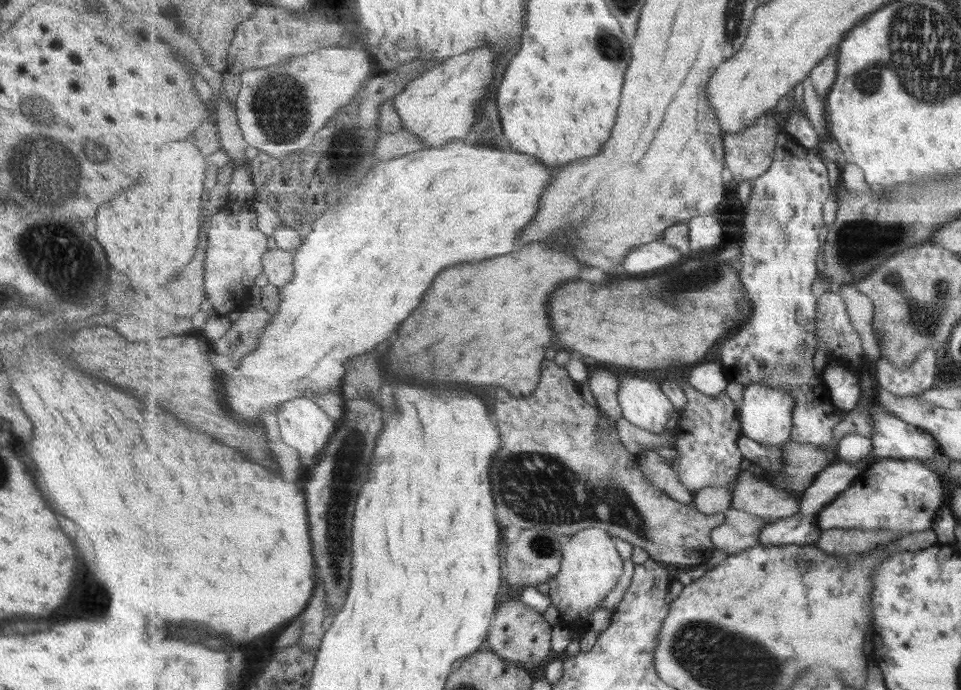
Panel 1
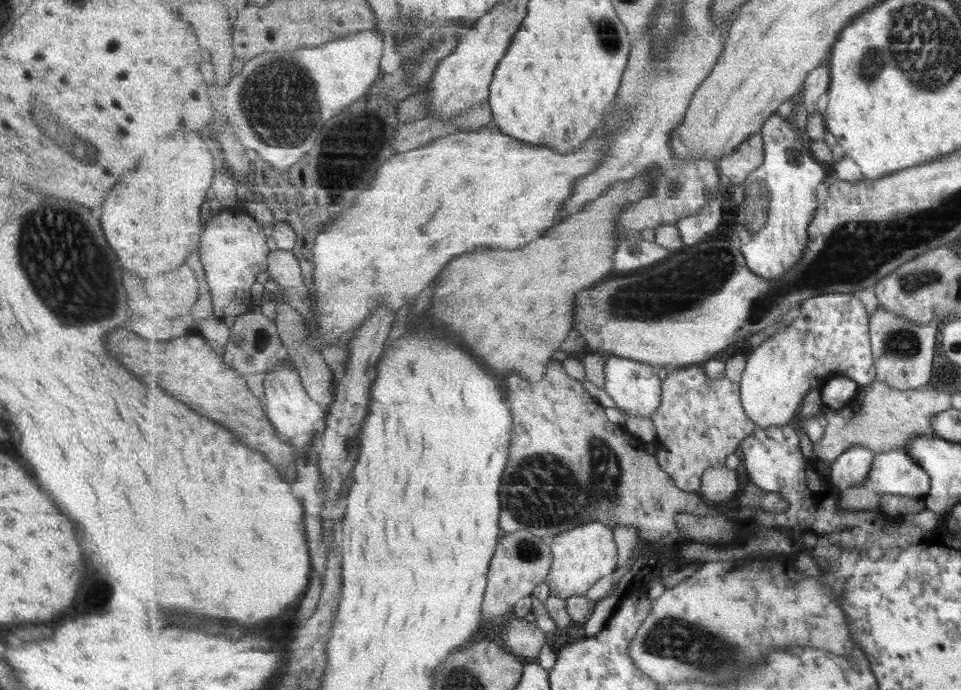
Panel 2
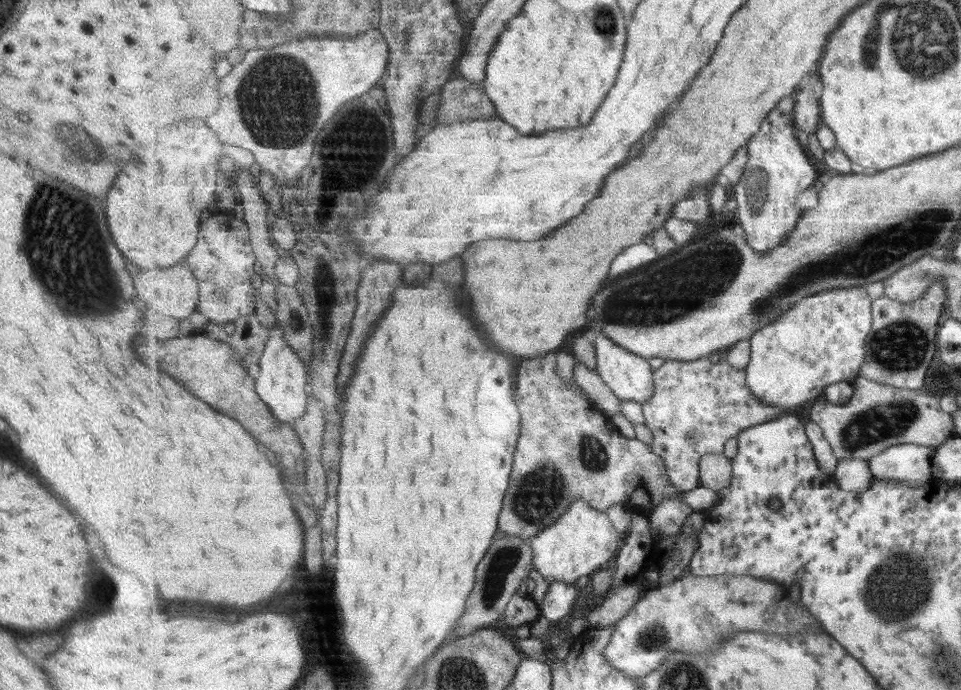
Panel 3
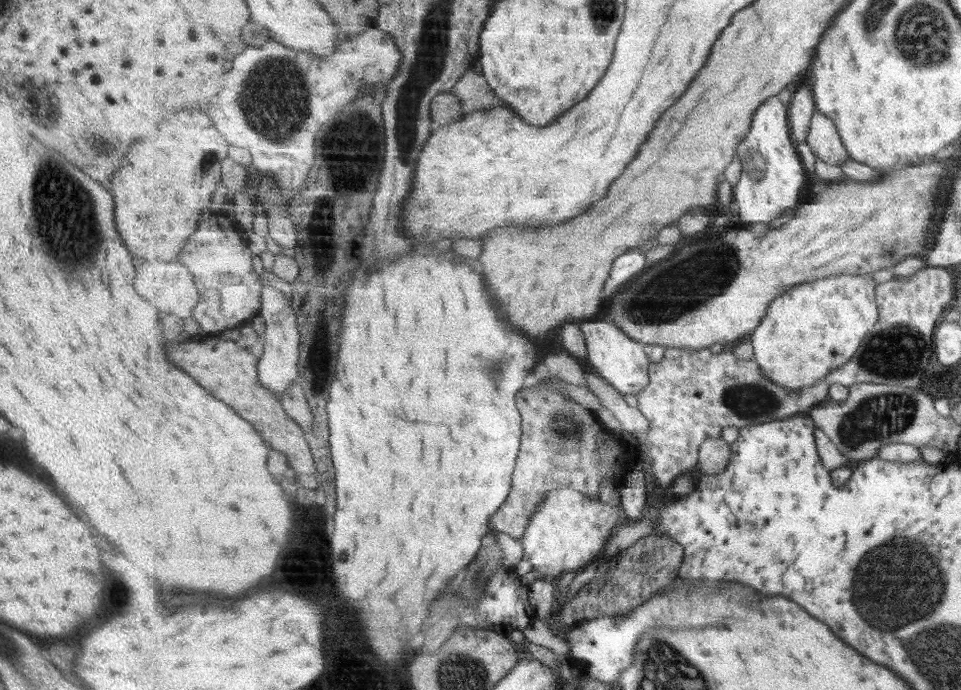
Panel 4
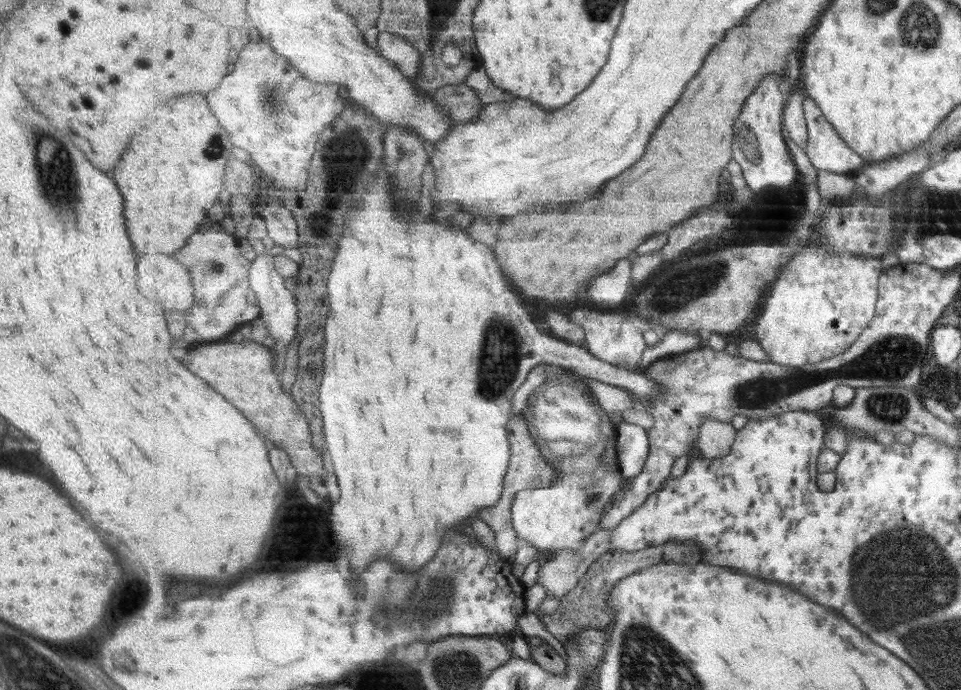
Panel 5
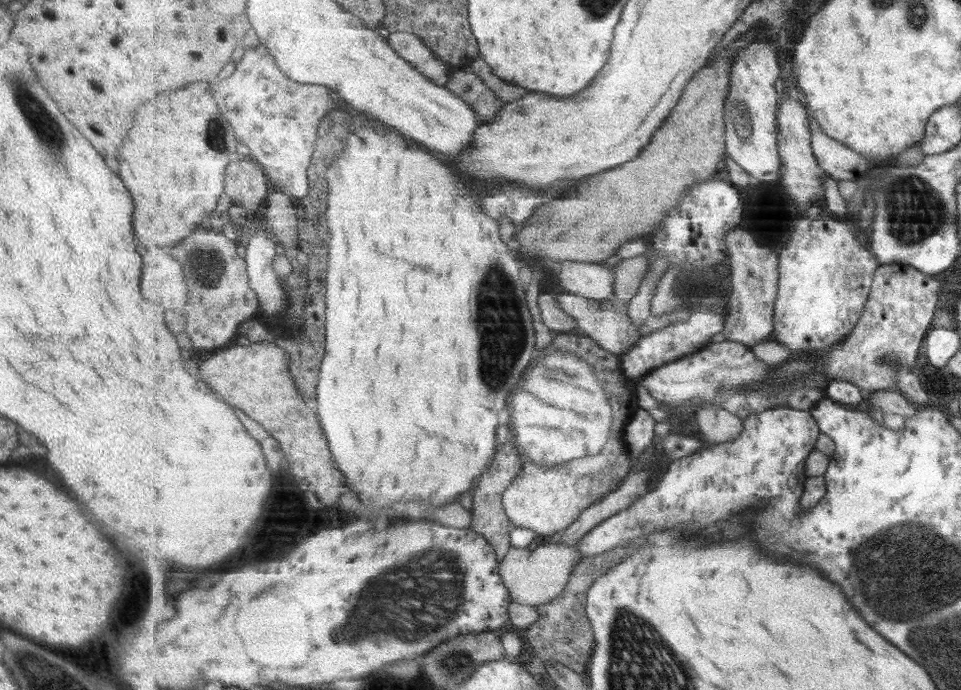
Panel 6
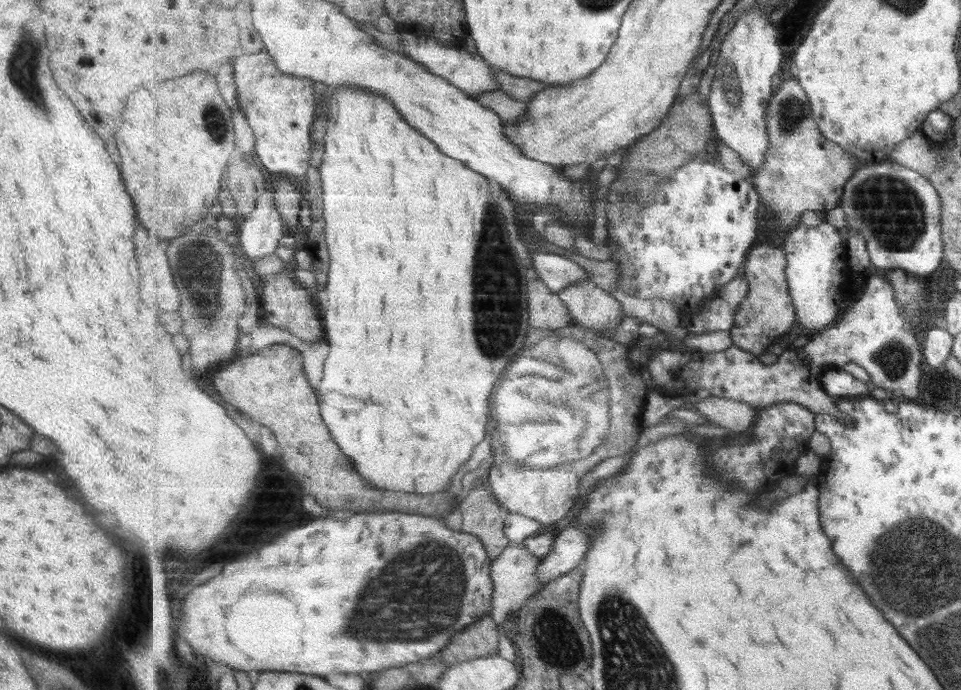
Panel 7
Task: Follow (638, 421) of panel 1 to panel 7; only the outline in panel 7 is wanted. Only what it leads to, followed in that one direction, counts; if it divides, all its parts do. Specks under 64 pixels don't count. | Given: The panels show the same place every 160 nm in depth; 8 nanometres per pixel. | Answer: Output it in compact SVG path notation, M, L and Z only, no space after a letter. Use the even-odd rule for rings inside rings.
M590 278L568 286L558 295L568 306L573 322L586 328L611 332L626 317L621 301Z

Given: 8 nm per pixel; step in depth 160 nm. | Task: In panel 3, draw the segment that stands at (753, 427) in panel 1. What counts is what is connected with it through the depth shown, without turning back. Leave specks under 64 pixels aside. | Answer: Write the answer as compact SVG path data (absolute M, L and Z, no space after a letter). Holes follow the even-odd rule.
M866 285L824 290L799 300L781 318L750 338L752 357L746 373L751 392L763 402L797 411L822 398L826 388L832 384L854 382L860 377L866 359L866 340L874 324L873 304L874 299Z

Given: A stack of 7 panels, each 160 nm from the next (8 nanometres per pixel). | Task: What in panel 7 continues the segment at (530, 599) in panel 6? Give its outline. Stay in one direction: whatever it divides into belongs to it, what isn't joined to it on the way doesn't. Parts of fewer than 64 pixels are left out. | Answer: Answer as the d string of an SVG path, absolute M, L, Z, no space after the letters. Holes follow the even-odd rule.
M511 544L492 561L491 578L494 582L494 591L491 616L499 626L509 618L510 612L519 611L527 604L527 600L540 590L538 572L541 563L542 558L532 555L525 547L515 544Z

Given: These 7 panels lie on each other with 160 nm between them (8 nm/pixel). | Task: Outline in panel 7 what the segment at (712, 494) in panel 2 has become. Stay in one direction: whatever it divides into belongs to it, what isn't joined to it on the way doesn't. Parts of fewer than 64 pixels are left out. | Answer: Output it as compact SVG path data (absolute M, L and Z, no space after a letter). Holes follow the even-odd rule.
M709 395L694 406L713 425L731 432L743 432L755 423L758 410L746 402Z

